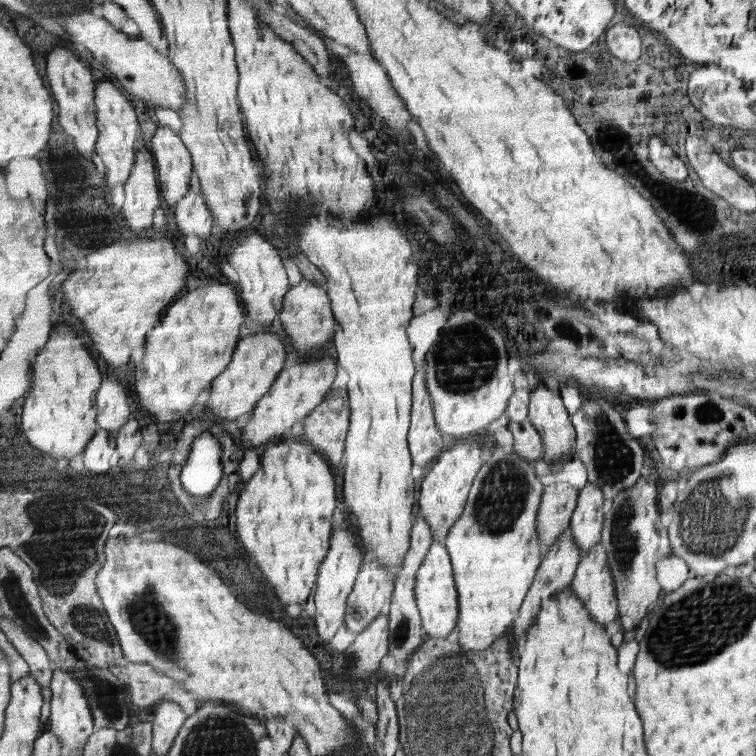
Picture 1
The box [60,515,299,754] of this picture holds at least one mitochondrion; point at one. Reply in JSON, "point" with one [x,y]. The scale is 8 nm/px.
{"point":[148,617]}

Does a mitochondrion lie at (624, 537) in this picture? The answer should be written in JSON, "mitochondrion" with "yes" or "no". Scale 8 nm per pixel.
{"mitochondrion":"yes"}

